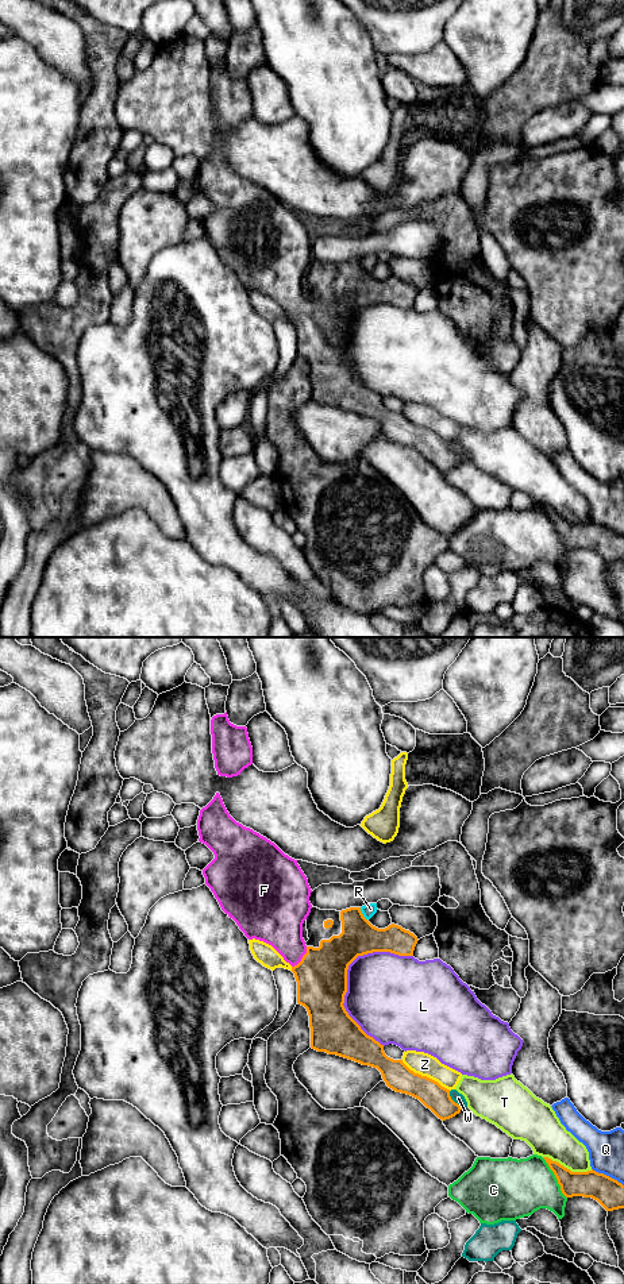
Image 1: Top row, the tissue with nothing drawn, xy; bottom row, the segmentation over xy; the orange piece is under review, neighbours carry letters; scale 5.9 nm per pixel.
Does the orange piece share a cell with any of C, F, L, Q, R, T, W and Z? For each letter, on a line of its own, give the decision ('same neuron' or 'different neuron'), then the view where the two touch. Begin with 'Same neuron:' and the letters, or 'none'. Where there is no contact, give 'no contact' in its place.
Same neuron: F
C: different neuron | xy
F: same neuron | xy
L: different neuron | xy
Q: different neuron | xy
R: different neuron | xy
T: different neuron | xy
W: different neuron | xy
Z: different neuron | xy

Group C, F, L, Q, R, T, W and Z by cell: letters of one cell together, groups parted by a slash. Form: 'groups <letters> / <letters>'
groups C / F / L / Q / R / T / W / Z

